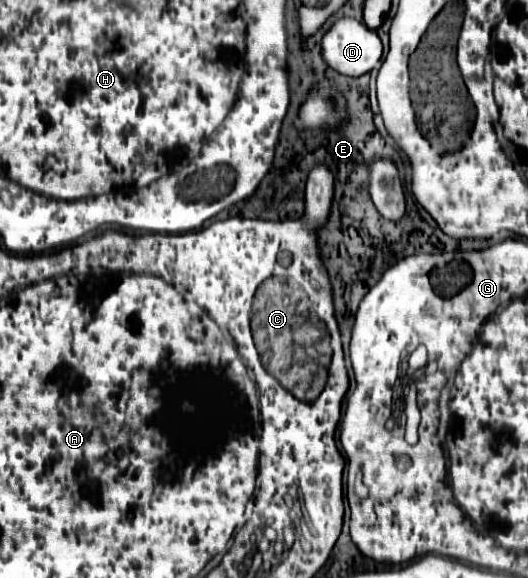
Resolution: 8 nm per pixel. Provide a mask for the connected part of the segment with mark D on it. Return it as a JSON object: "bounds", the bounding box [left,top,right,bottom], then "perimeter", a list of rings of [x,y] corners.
{"bounds":[320,18,382,78],"perimeter":[[[354,18],[336,20],[322,36],[320,46],[322,46],[322,60],[326,62],[326,66],[350,78],[358,78],[372,72],[382,60],[382,42],[378,34],[368,26],[364,26],[364,22],[358,22]]]}

